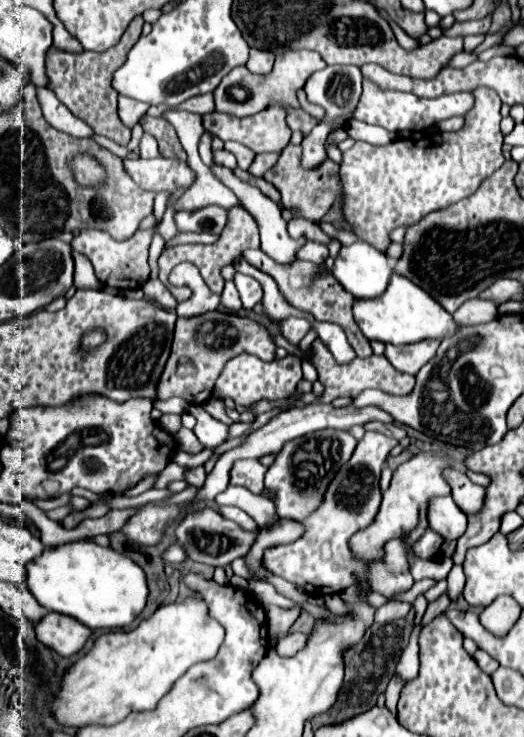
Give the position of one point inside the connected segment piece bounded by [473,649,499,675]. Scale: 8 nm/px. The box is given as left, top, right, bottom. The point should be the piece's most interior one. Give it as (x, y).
(485, 661)

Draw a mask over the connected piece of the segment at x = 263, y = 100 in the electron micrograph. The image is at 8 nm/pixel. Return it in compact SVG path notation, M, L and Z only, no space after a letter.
M280 51L276 55L274 69L268 75L254 75L246 67L236 67L214 89L216 111L230 113L236 117L248 117L248 115L256 115L258 111L262 111L270 105L282 105L282 107L298 109L300 107L300 103L296 99L298 89L304 87L306 79L314 71L320 71L324 67L326 67L324 59L320 59L320 55L316 55L312 51Z

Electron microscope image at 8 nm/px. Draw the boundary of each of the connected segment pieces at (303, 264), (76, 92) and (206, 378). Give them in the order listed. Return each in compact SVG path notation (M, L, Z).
M256 249L256 251L244 251L244 259L252 267L268 273L276 281L280 293L284 295L284 299L290 305L294 305L296 309L302 309L302 311L312 313L318 321L338 323L344 329L344 333L348 337L348 343L352 345L352 349L356 351L358 357L370 357L372 355L370 341L362 335L362 331L356 327L356 321L352 319L352 301L354 301L354 295L350 295L334 279L332 273L328 273L328 271L320 269L316 263L308 263L308 261L296 261L296 263L292 263L288 267L280 267L280 263L272 263L272 259L268 259L268 255L264 255L260 249Z
M142 15L134 17L132 23L128 25L126 33L122 35L120 43L112 49L108 49L108 53L100 55L100 53L92 53L92 51L80 51L80 53L68 53L68 51L60 51L54 45L48 49L46 55L46 77L48 77L48 89L54 91L54 95L58 97L58 101L62 101L78 119L82 119L84 123L88 123L94 133L104 135L112 141L116 141L118 145L126 145L132 137L132 129L128 129L120 119L118 119L118 111L116 111L116 99L118 93L112 87L112 75L114 71L120 67L120 63L126 61L128 51L134 47L134 43L140 39L142 33L142 25L144 19Z
M210 311L200 317L178 319L172 353L160 375L160 383L156 385L154 399L182 397L192 405L206 403L212 397L214 381L224 363L240 353L252 353L264 361L272 361L276 357L276 343L264 325L226 311Z

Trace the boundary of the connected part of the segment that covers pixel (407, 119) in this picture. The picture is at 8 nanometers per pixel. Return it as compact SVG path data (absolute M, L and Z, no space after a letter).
M364 81L364 93L354 111L354 117L364 123L380 125L388 131L422 131L426 127L432 127L436 121L442 121L454 115L464 115L470 107L472 107L470 93L454 93L454 95L444 95L444 97L433 99L416 98L411 93L380 91L376 89L376 85Z

